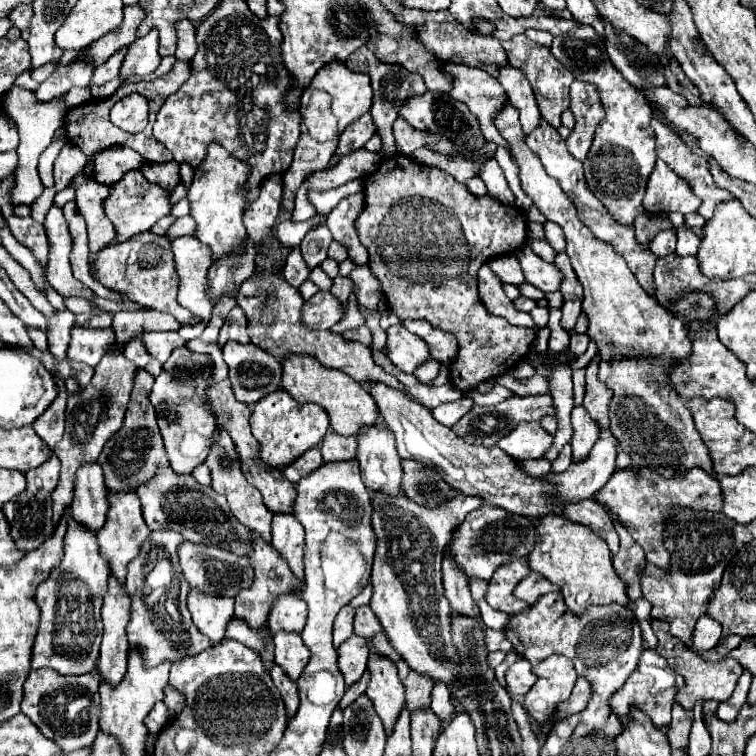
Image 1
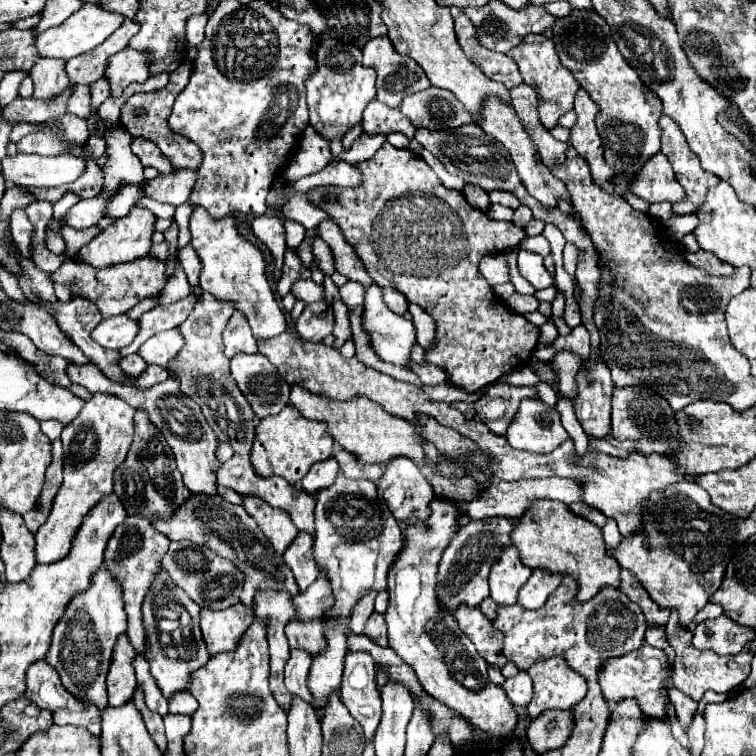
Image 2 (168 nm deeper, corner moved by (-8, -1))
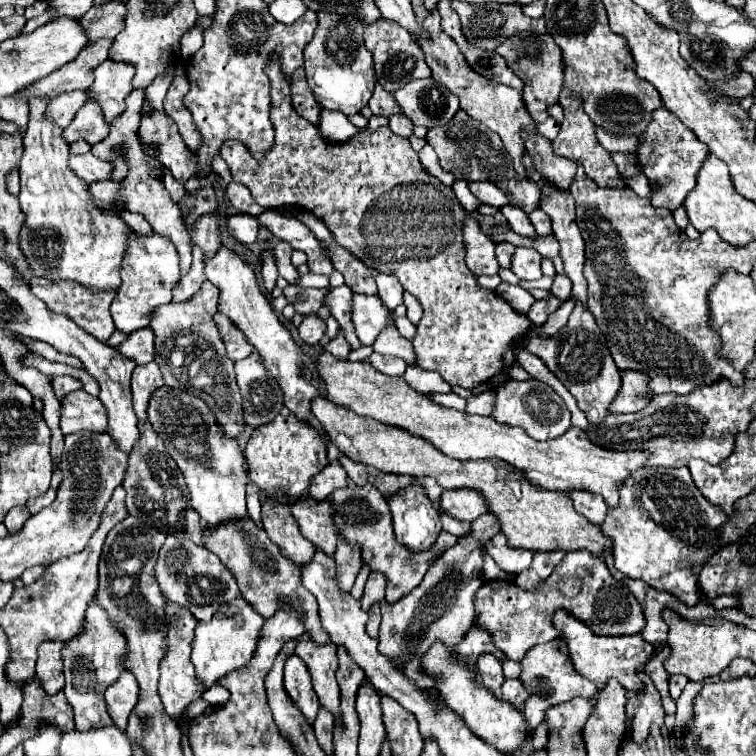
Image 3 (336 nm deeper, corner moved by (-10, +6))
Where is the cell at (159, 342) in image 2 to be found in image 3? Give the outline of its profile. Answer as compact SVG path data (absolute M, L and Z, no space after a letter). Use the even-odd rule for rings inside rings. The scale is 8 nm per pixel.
M141 328L135 330L127 336L127 340L123 344L119 344L119 348L115 348L121 356L135 360L137 364L147 364L153 360L153 332L151 328Z

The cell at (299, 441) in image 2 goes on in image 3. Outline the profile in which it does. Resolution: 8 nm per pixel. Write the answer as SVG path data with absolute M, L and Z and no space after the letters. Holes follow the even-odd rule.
M285 412L275 416L275 420L263 428L253 430L245 446L245 456L249 462L249 480L261 490L261 494L291 506L307 492L311 478L327 464L327 444L317 428L301 424L295 416Z

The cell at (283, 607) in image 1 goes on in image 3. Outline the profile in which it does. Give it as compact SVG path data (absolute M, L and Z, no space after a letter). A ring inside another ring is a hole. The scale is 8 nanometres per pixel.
M297 642L295 654L307 664L313 690L321 702L323 708L327 708L335 720L341 718L341 708L339 708L339 686L335 680L335 672L339 668L337 660L337 646L335 644L325 644L317 646L315 642Z

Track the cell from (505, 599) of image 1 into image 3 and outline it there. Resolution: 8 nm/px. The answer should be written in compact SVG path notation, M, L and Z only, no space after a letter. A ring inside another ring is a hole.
M495 534L487 546L487 554L497 562L497 566L509 574L519 574L531 566L533 552L521 550L521 548L509 548L503 534Z

